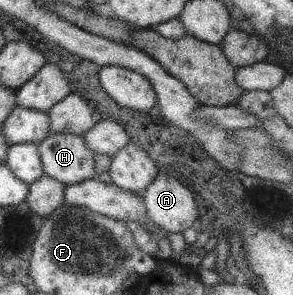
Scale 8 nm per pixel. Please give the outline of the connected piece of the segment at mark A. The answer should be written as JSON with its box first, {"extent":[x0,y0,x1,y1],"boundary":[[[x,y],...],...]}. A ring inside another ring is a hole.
{"extent":[142,173,198,233],"boundary":[[[160,173],[142,194],[148,217],[170,233],[182,233],[184,229],[196,225],[198,205],[178,179]]]}

